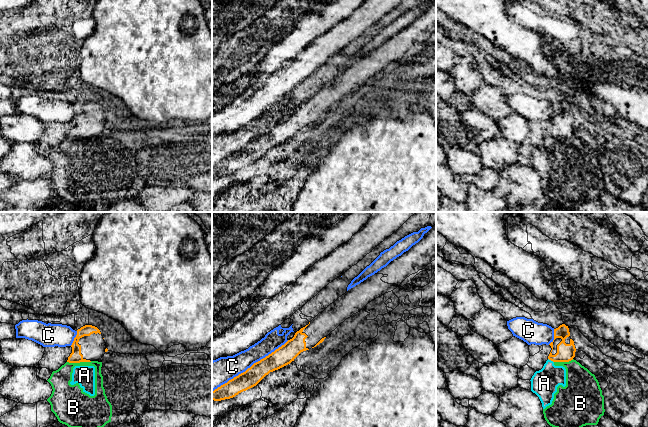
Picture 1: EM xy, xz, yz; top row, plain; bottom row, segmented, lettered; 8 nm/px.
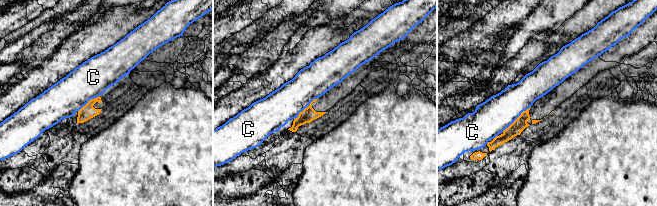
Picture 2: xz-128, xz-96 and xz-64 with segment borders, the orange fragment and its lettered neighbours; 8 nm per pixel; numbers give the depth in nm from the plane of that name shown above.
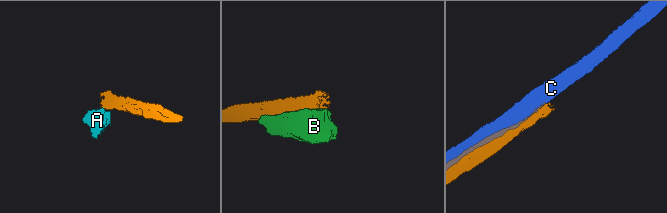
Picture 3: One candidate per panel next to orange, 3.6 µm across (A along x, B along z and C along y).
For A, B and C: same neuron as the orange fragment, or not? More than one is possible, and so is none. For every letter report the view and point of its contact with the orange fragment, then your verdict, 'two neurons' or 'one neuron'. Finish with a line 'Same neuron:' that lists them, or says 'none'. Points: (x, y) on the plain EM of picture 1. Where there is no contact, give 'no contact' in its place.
A: meets orange in yz at (551, 136); two neurons
B: meets orange in xy at (79, 138); two neurons
C: meets orange in xz at (251, 142); two neurons
Same neuron: none

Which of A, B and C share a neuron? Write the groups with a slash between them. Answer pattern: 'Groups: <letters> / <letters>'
Groups: A B / C

